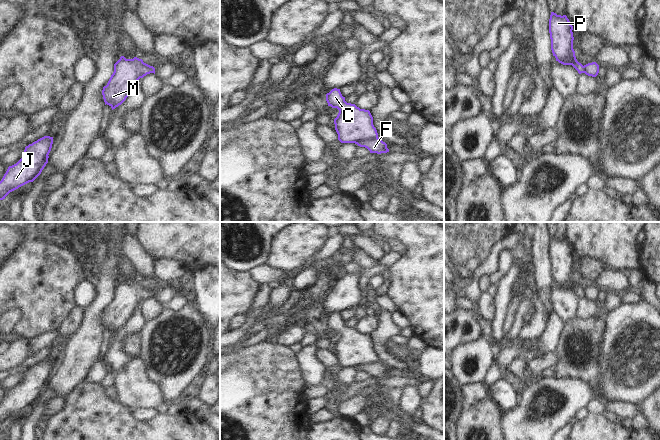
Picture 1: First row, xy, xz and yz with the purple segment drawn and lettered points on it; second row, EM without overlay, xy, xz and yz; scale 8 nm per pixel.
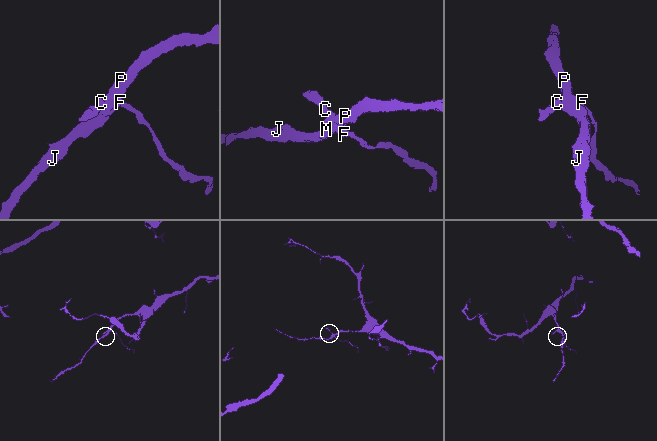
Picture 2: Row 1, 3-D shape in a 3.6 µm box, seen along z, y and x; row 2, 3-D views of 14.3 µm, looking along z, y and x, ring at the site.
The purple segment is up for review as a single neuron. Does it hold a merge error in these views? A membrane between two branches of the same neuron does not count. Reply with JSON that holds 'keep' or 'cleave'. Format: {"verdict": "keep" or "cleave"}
{"verdict": "cleave"}

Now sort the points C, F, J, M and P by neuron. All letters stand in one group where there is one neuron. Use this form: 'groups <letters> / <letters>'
groups C J M P / F

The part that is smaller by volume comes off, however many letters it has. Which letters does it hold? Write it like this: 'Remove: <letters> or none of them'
Remove: F

